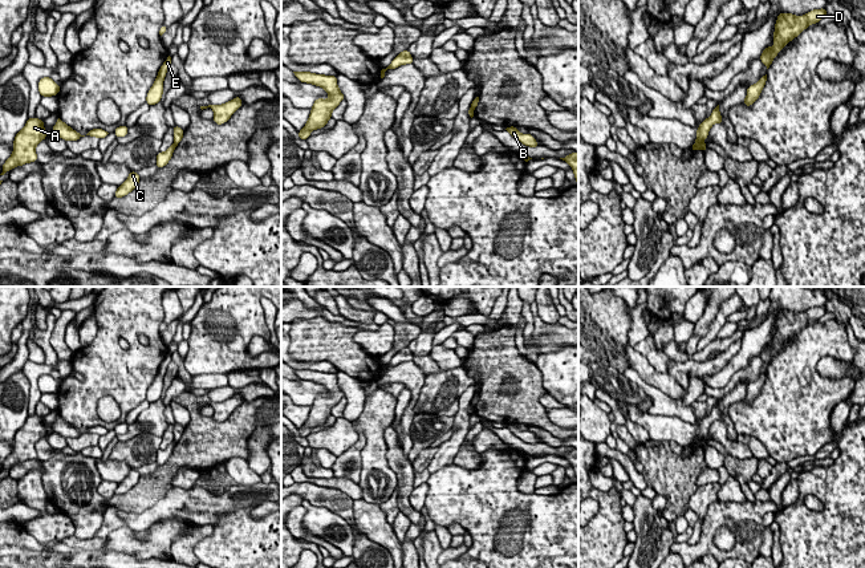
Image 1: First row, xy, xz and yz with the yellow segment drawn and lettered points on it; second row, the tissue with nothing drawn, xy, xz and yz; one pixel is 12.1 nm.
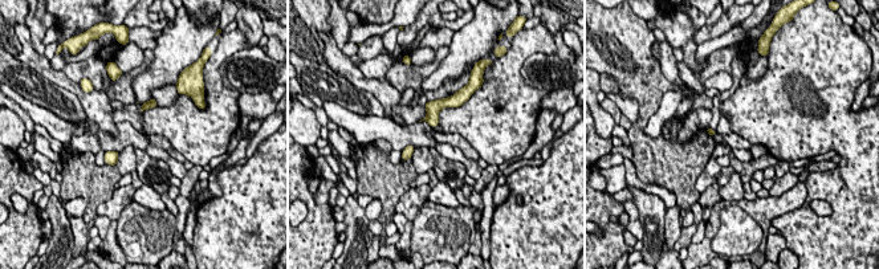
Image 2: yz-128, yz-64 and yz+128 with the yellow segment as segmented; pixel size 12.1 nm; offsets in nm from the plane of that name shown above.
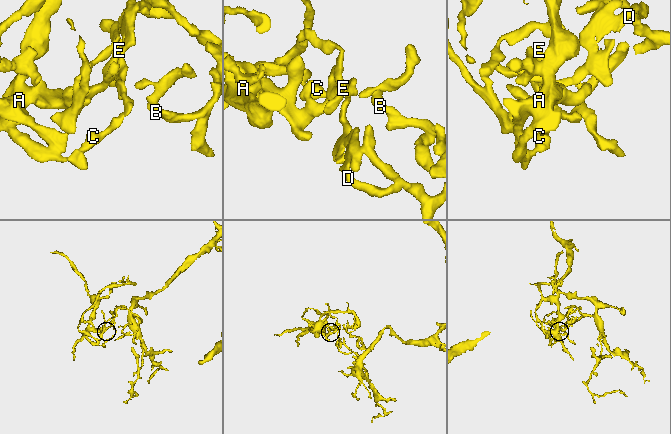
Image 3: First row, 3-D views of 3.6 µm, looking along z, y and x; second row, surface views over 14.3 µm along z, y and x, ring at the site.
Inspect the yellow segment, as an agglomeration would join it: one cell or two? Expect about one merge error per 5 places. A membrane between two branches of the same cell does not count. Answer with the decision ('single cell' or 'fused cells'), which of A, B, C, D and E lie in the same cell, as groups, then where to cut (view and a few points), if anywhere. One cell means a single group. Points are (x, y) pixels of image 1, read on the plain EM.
fused cells; A C E / B D; cut in yz along (701, 439), (693, 446)

